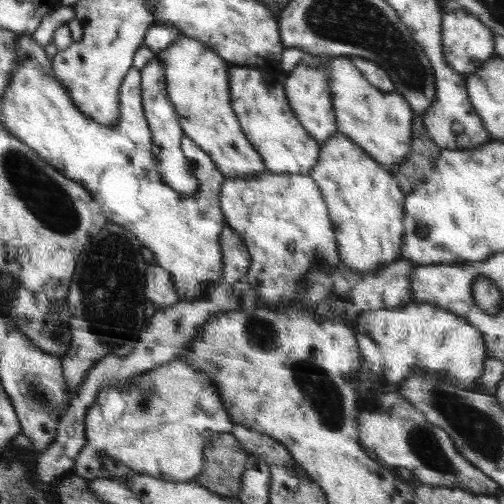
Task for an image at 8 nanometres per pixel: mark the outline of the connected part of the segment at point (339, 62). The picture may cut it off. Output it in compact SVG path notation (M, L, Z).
M346 55L322 57L329 68L328 81L330 81L330 91L332 91L337 132L350 137L381 167L385 167L392 173L392 170L402 165L412 146L412 120L414 118L412 107L395 90L387 93L368 82Z

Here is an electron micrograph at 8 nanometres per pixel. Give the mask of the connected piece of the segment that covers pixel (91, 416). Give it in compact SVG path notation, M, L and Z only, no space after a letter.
M174 358L156 368L132 375L122 385L104 386L98 391L84 418L85 444L76 457L71 473L92 481L99 475L110 477L101 460L101 456L105 455L130 468L136 475L151 475L165 482L193 481L203 470L203 452L208 442L216 434L232 433L234 425L216 383L212 383L202 369L188 365L184 359Z

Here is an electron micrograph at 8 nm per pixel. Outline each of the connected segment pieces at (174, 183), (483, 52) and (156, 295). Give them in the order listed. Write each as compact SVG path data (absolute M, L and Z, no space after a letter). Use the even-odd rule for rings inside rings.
M150 60L146 67L141 70L143 109L146 111L147 121L150 123L152 131L152 150L151 153L157 160L158 172L163 176L163 181L171 186L176 192L184 197L194 197L200 188L199 178L188 167L188 160L182 149L180 140L185 136L178 120L172 101L166 94L166 75L160 60Z
M457 7L443 14L442 47L448 65L464 76L479 70L495 52L495 35L479 18Z
M156 262L148 267L147 294L148 300L154 304L155 310L158 311L181 300L176 292L171 274L158 266Z

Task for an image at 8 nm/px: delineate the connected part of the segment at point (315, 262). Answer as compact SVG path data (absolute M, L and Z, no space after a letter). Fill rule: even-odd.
M261 172L244 178L228 177L220 188L220 209L227 226L248 247L250 266L243 280L252 286L262 303L278 306L280 302L298 300L308 269L340 267L328 206L309 174Z

